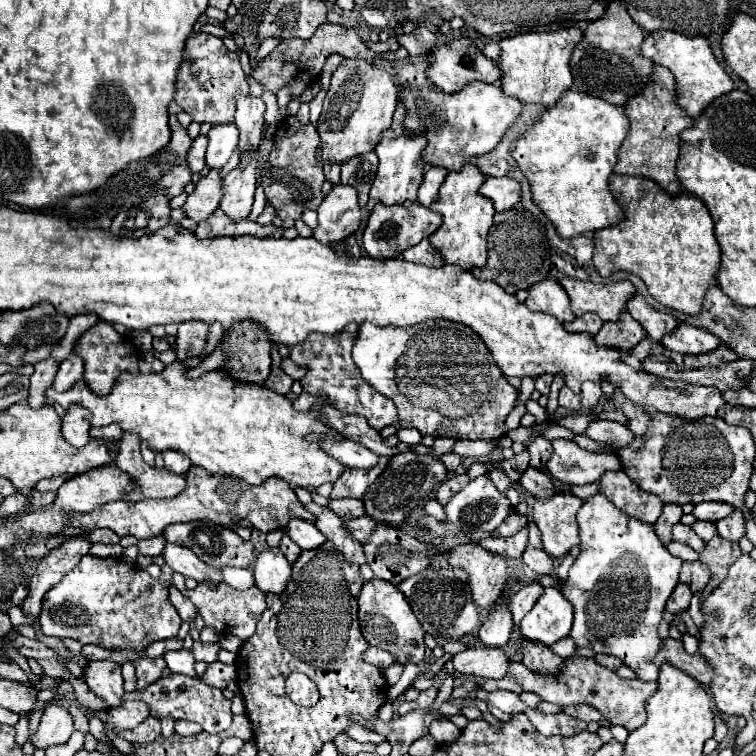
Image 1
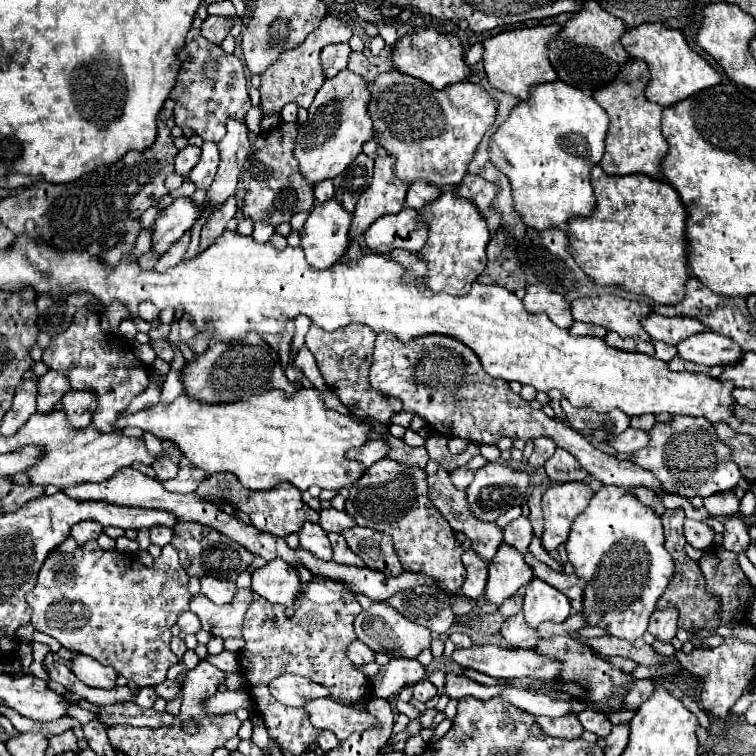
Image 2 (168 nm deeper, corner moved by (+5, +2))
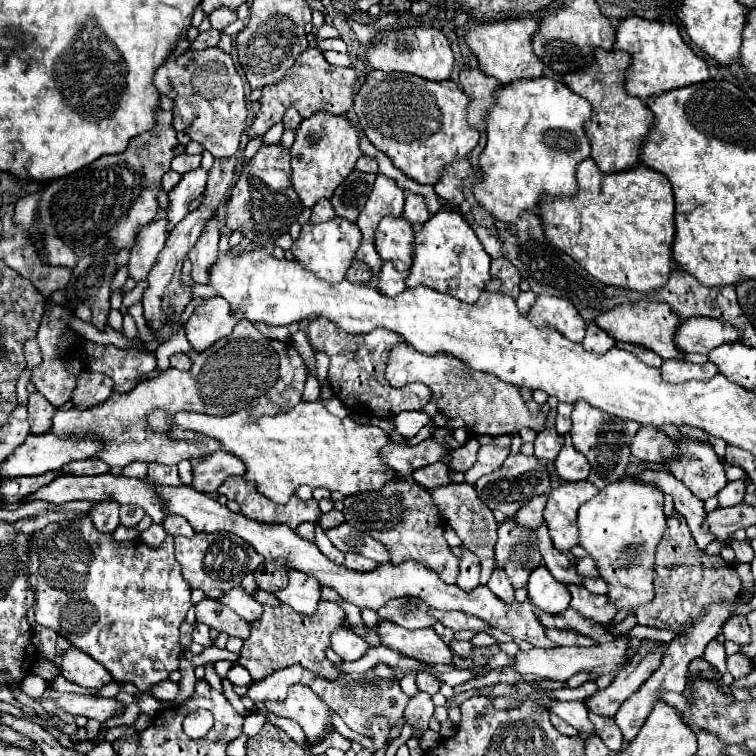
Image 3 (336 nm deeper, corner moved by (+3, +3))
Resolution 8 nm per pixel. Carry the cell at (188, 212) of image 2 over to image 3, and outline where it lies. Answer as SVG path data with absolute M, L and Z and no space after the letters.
M159 219L153 221L149 225L145 225L145 229L141 229L141 233L135 239L135 245L131 249L131 257L127 263L129 269L129 277L135 281L145 281L151 267L155 265L155 259L159 255L159 251L163 249L165 241L167 241L167 221Z

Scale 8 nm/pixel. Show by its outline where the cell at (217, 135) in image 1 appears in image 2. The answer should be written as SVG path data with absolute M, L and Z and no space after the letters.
M203 142L203 154L199 164L189 172L189 178L197 184L197 188L209 188L219 166L219 146L217 142Z

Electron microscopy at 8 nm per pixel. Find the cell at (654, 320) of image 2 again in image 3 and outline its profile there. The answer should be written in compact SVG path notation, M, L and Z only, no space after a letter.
M691 317L685 319L677 329L675 341L687 353L709 353L709 349L715 349L715 345L741 341L741 333L737 333L737 329L725 321Z

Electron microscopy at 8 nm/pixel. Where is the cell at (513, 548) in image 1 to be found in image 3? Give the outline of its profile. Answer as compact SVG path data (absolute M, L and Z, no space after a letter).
M547 495L541 497L533 497L531 501L527 501L519 511L517 511L517 521L519 525L525 525L529 529L539 529L543 525L543 509L547 505Z

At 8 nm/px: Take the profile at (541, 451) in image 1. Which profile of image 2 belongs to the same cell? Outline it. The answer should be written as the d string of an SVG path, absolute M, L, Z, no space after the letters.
M537 438L533 444L535 444L535 448L533 448L533 454L529 458L529 464L535 468L541 468L553 456L557 444L551 438Z

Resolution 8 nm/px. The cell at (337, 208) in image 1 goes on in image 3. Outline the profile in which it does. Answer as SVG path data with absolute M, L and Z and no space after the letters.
M335 217L335 219L319 223L319 225L305 223L301 227L301 233L299 233L297 241L291 245L291 251L295 255L295 261L305 265L305 269L313 271L315 277L319 277L323 281L329 281L329 283L337 283L337 281L345 279L347 269L351 267L351 263L355 259L355 253L357 253L359 245L361 245L359 227L341 219L341 217Z

